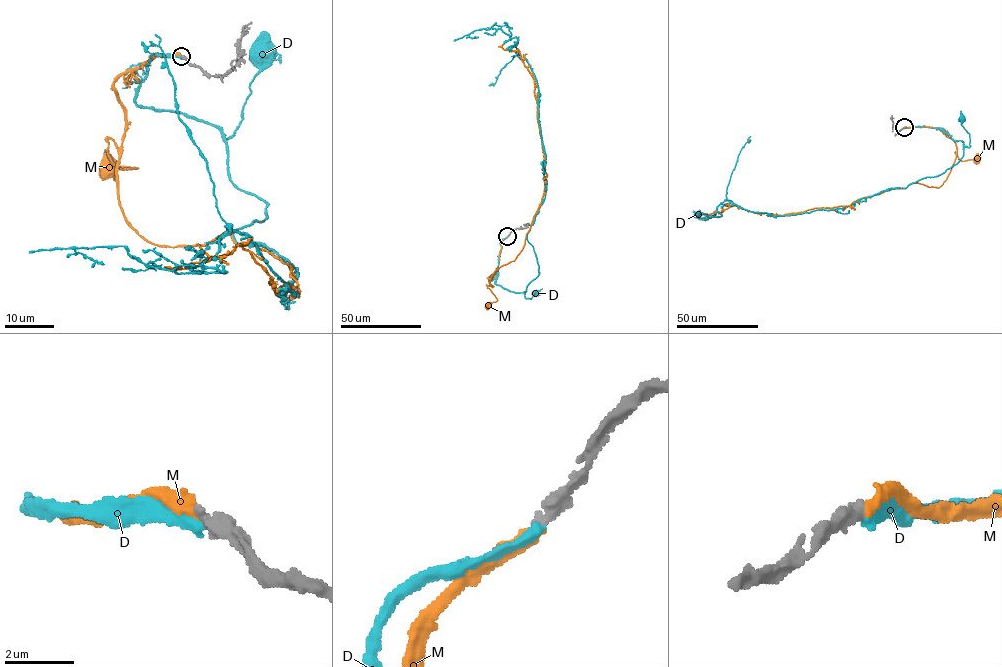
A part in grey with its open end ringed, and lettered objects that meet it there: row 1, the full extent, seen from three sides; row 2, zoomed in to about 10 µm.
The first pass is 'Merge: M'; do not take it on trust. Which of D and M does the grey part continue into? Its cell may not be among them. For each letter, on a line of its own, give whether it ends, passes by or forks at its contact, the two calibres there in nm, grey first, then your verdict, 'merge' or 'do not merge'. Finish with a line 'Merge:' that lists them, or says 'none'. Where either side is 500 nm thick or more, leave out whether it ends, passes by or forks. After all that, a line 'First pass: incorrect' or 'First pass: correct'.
D: it ends there; 440 nm thick on the grey side, 360 nm on the other; do not merge
M: it ends there; 420 nm thick on the grey side, 340 nm on the other; merge
Merge: M
First pass: correct

